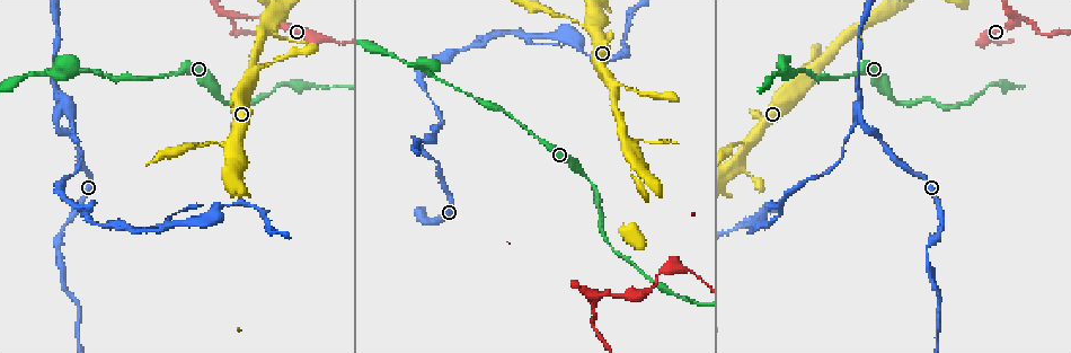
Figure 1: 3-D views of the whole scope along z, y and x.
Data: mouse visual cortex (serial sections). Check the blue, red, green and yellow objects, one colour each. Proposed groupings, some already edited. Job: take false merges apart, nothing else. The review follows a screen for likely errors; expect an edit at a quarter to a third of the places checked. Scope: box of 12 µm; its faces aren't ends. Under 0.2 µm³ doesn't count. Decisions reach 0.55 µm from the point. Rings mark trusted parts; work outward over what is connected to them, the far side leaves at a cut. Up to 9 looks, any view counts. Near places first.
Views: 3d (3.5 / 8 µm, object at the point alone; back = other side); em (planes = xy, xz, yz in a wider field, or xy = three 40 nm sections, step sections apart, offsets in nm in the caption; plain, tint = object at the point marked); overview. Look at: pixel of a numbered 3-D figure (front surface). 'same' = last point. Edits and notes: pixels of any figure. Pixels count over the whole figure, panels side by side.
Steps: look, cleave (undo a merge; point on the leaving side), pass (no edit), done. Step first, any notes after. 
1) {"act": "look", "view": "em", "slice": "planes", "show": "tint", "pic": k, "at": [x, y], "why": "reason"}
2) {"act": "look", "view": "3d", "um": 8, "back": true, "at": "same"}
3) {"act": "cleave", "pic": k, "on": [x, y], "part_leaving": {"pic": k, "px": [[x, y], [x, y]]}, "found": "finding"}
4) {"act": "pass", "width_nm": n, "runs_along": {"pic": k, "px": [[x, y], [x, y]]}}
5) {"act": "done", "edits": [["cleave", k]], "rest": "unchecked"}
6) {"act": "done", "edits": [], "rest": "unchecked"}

{"act": "look", "view": "3d", "um": 3.5, "pic": 1, "at": [595, 298], "why": "three-way junction"}

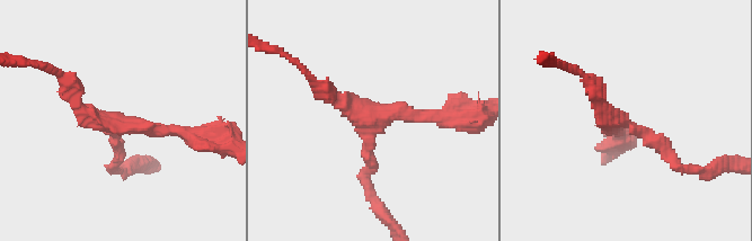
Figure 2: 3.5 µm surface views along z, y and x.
{"act": "look", "view": "em", "slice": "xy", "step": 1, "show": "tint", "pic": 2, "at": [118, 120], "arms": 3, "arm_widths_nm": [150, 200, 200]}

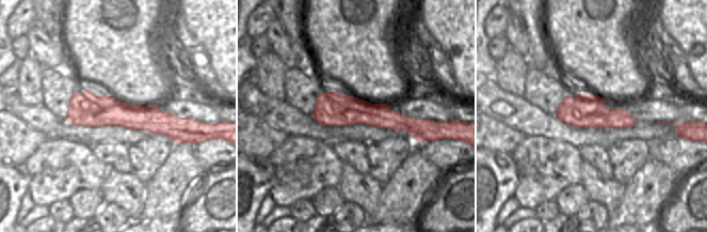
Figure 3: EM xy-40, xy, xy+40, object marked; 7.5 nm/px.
{"act": "pass", "runs_along": {"pic": 2, "px": [[444, 116], [376, 118], [364, 176]]}, "found": "continuous, no second cell"}

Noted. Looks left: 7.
{"act": "look", "view": "3d", "um": 3.5, "pic": 1, "at": [859, 107]}

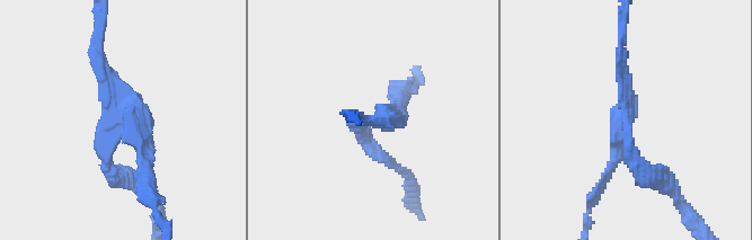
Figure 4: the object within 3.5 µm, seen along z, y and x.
{"act": "look", "view": "em", "slice": "xy", "step": 2, "show": "tint", "pic": 4, "at": [122, 119], "arms": 3, "arm_widths_nm": [150, 150, 200]}

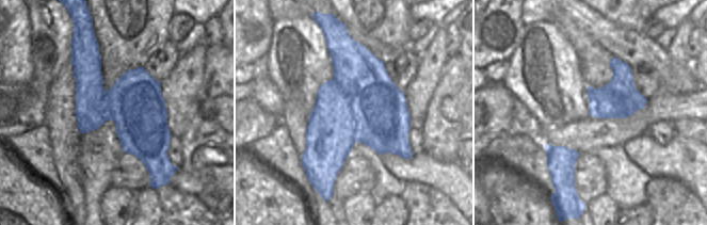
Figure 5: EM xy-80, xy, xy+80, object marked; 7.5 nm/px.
{"act": "cleave", "pic": 4, "on": [143, 163], "border": {"pic": 5, "px": [[354, 42], [357, 141]]}, "found": "two cells meet here"}

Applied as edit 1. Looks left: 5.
{"act": "look", "view": "3d", "um": 3.5, "back": true, "pic": 1, "at": [799, 69], "why": "sudden change in width"}

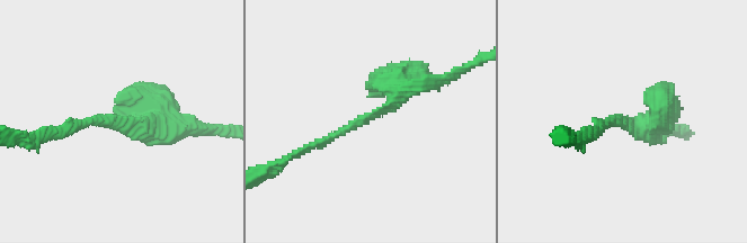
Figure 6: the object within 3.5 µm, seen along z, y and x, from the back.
{"act": "look", "view": "em", "slice": "xy", "step": 5, "show": "tint", "pic": 6, "at": [623, 121]}

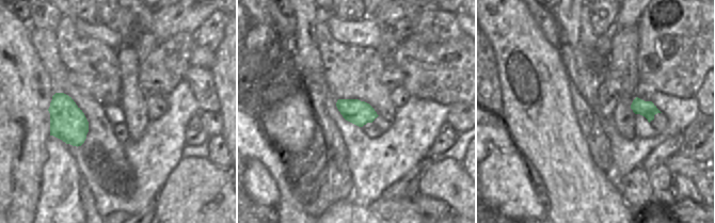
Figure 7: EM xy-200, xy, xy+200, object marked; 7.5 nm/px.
{"act": "pass", "runs_along": {"pic": 6, "px": [[309, 149], [406, 88], [437, 82]]}, "found": "continuous, no second cell"}

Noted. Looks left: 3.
{"act": "look", "view": "em", "slice": "xy", "step": 3, "show": "tint", "pic": 1, "at": [592, 30], "why": "side arm on a straight run"}

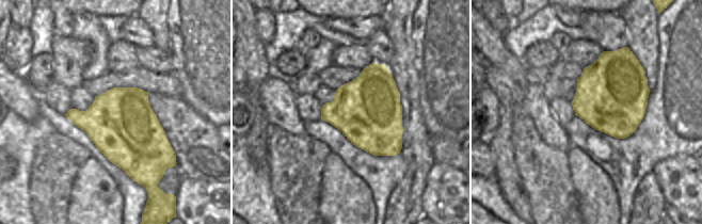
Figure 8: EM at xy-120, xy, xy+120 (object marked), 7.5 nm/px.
{"act": "look", "view": "3d", "um": 3.5, "at": "same", "why": "see where the arms go"}

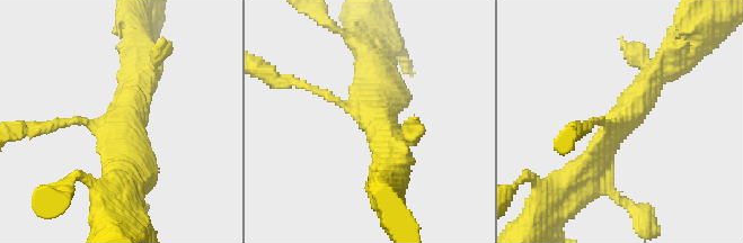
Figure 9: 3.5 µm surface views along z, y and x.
{"act": "pass", "arms": 3, "arm_widths_nm": [100, 400, 400], "runs_along": {"pic": 9, "px": [[677, 53], [575, 183]]}, "found": "all the same cell"}

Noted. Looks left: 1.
{"act": "done", "edits": [["cleave", 4]], "rest": "unchecked"}

